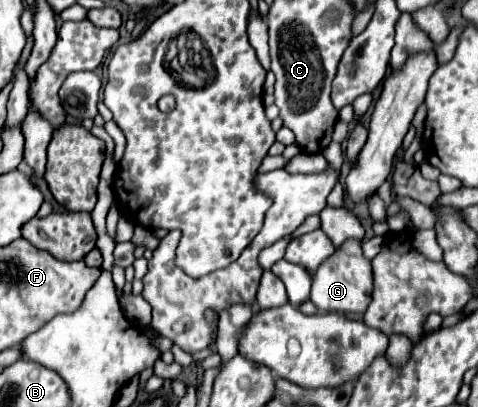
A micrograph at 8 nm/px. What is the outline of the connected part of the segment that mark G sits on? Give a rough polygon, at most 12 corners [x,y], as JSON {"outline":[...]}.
{"outline":[[348,240],[316,272],[320,312],[364,314],[372,262]]}

